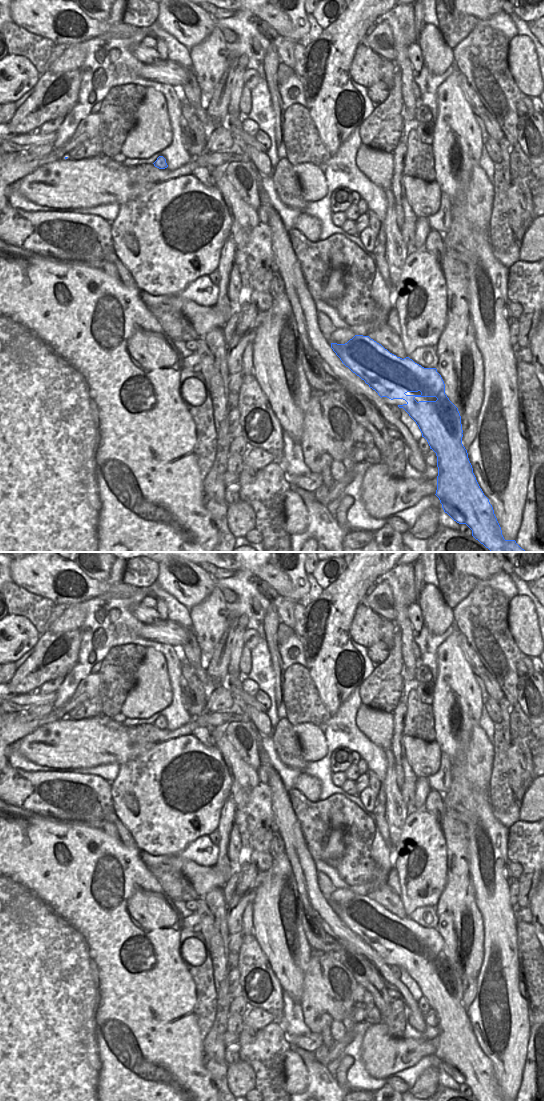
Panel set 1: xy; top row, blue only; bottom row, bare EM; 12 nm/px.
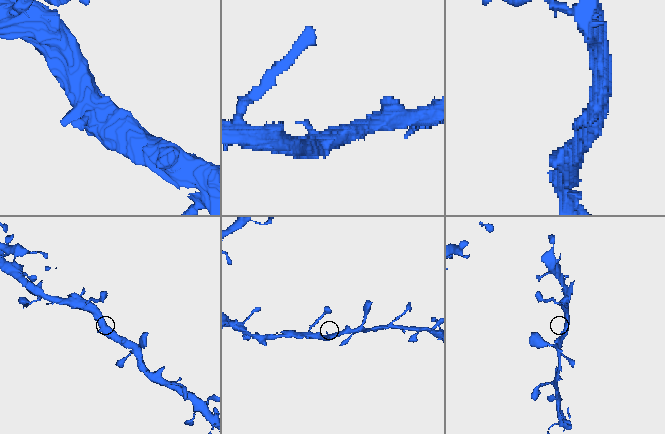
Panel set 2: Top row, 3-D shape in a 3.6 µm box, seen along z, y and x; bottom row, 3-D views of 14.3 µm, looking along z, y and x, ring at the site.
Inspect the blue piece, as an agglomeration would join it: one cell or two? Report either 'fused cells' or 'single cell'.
single cell

